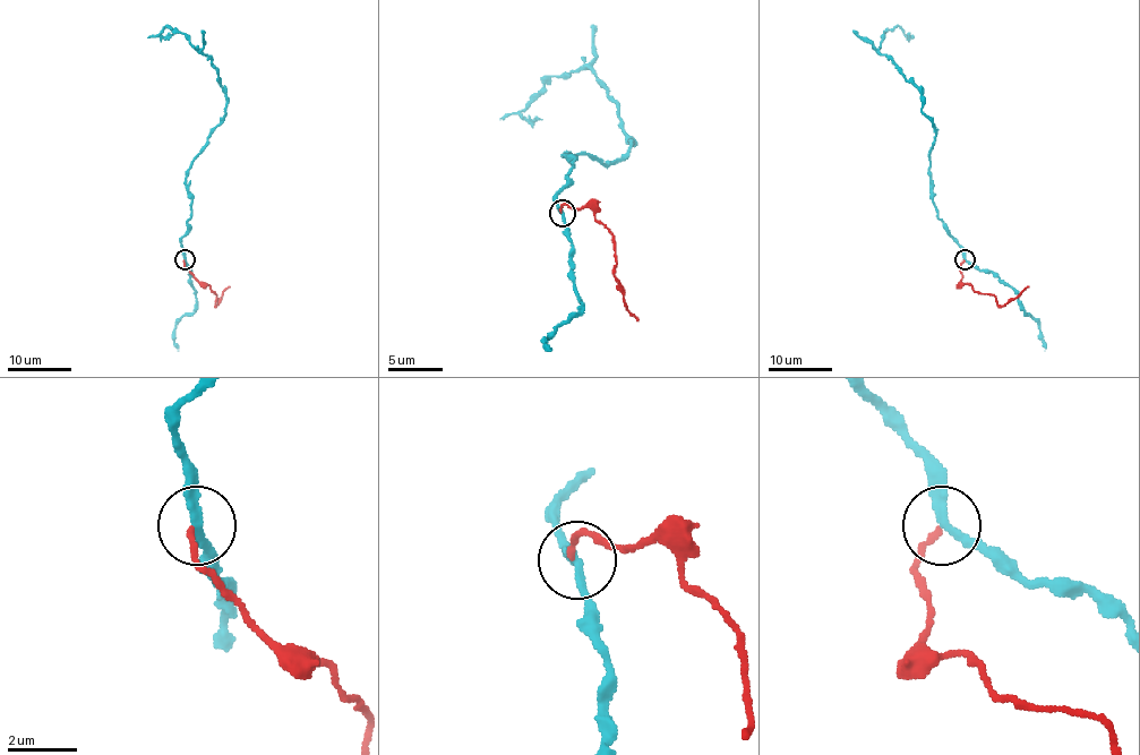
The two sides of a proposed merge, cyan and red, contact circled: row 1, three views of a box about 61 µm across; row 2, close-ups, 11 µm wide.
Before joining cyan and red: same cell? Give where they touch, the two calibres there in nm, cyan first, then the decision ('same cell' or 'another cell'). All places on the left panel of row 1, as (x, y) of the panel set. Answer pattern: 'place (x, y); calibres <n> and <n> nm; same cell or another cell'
place (185, 259); calibres 200 and 170 nm; another cell

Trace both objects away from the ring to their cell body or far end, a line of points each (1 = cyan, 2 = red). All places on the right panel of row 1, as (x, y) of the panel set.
1: (963, 259), (939, 217), (930, 182), (935, 126), (920, 92), (879, 52), (885, 32), (898, 26), (909, 34)
2: (963, 259), (959, 267), (960, 282), (969, 283), (978, 293), (993, 294), (1001, 306), (1028, 286)

